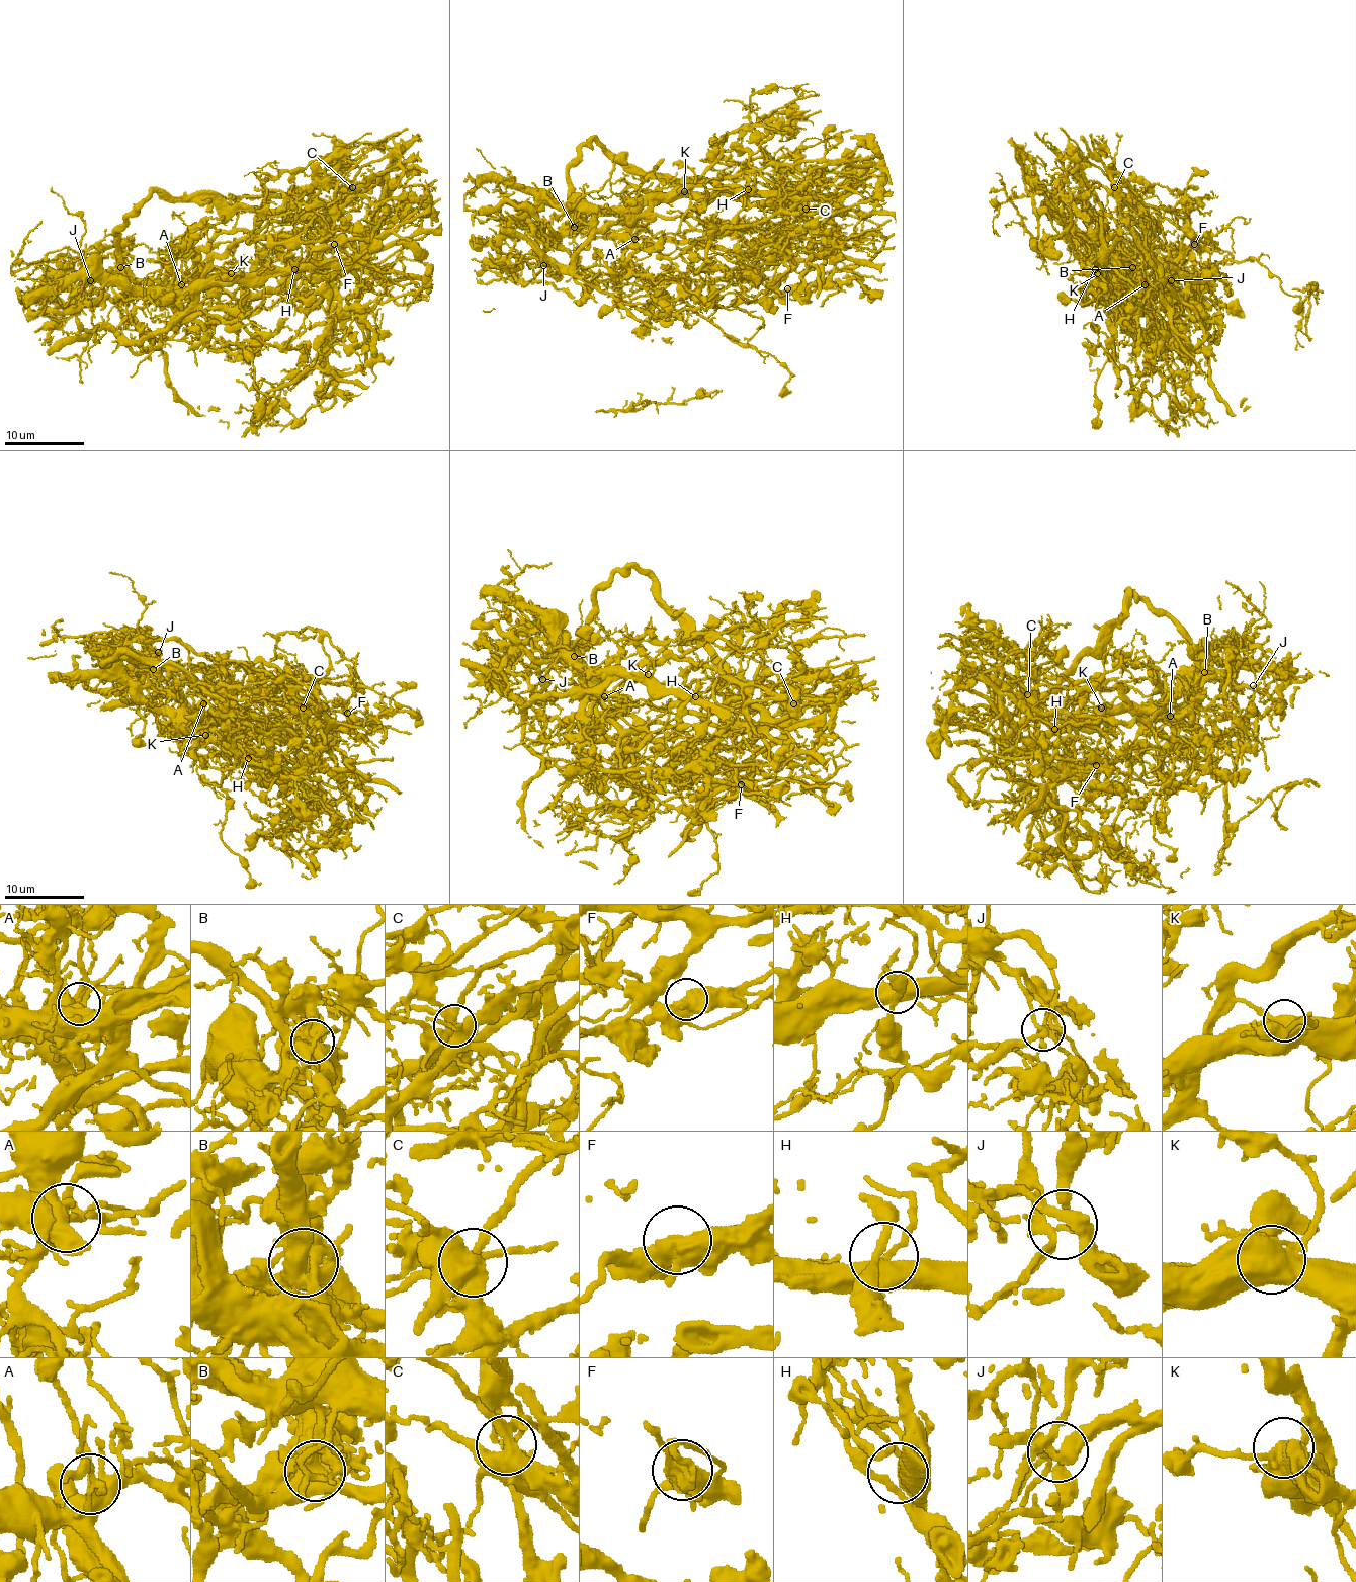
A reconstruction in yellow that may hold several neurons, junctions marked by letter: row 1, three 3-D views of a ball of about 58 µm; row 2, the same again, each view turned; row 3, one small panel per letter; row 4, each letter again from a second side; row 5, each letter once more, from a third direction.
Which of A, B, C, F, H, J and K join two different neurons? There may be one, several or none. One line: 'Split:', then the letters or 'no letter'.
Split: B, J, K

